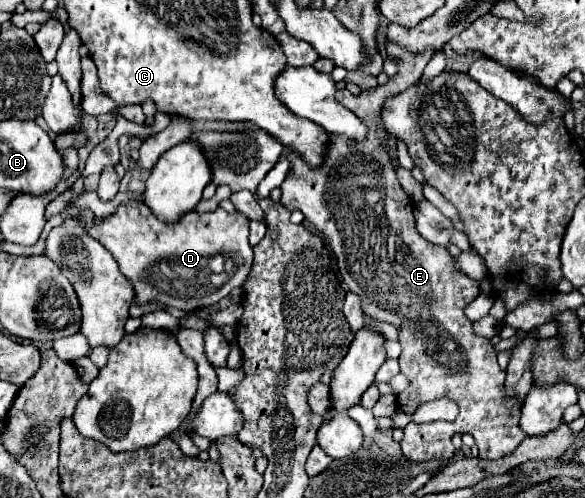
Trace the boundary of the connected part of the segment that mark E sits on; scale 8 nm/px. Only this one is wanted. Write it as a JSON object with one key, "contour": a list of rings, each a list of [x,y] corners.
{"contour":[[[389,42],[385,50],[387,50],[387,56],[395,60],[395,66],[397,66],[395,76],[391,76],[383,86],[363,90],[359,96],[353,96],[347,88],[341,88],[337,92],[337,100],[341,100],[345,108],[349,108],[351,112],[355,112],[367,122],[369,140],[365,140],[365,144],[349,144],[345,136],[331,136],[327,160],[319,170],[309,168],[301,158],[297,158],[295,154],[289,154],[287,160],[291,168],[285,182],[281,184],[281,192],[283,192],[281,204],[285,204],[285,208],[289,210],[301,210],[305,218],[319,232],[323,232],[323,236],[329,240],[337,256],[337,266],[343,276],[343,282],[349,286],[351,292],[355,292],[361,298],[363,312],[377,320],[391,322],[401,330],[399,342],[403,346],[403,352],[399,356],[399,362],[401,362],[401,372],[409,378],[411,384],[405,392],[397,396],[399,408],[405,414],[413,414],[419,404],[437,400],[443,396],[453,400],[459,406],[459,416],[453,422],[447,422],[447,420],[437,420],[431,424],[409,422],[405,426],[401,450],[407,456],[407,460],[421,462],[421,460],[433,460],[433,458],[451,458],[455,452],[451,440],[453,434],[457,432],[473,434],[479,448],[479,456],[495,460],[513,452],[527,438],[527,434],[519,426],[521,400],[517,396],[505,398],[505,372],[497,364],[495,346],[487,338],[475,334],[473,322],[463,312],[467,304],[471,304],[481,294],[479,282],[469,278],[455,266],[455,258],[449,254],[447,248],[429,244],[417,232],[415,220],[413,220],[413,202],[399,186],[399,180],[389,164],[389,158],[373,130],[373,122],[381,122],[379,114],[381,114],[381,104],[385,102],[385,96],[403,92],[409,84],[415,84],[421,78],[423,68],[429,62],[433,52],[425,52],[425,56],[413,56],[411,52],[405,52],[403,48],[397,48],[397,44],[389,44]]]}

